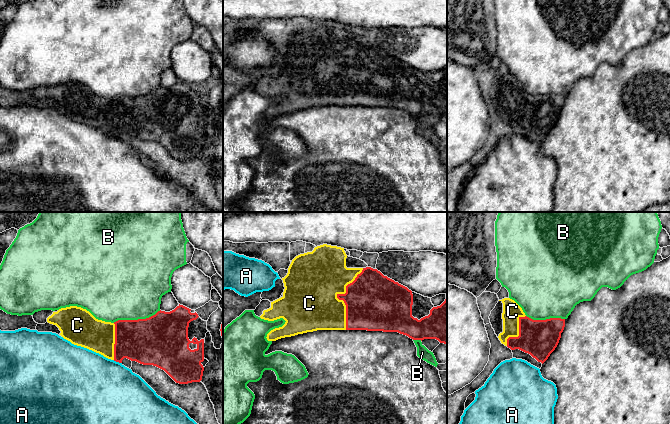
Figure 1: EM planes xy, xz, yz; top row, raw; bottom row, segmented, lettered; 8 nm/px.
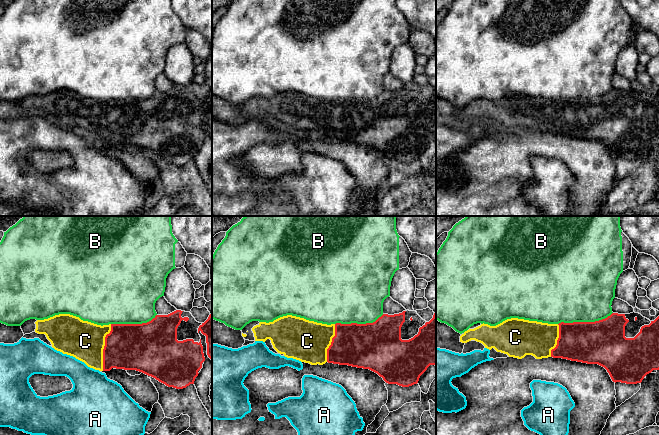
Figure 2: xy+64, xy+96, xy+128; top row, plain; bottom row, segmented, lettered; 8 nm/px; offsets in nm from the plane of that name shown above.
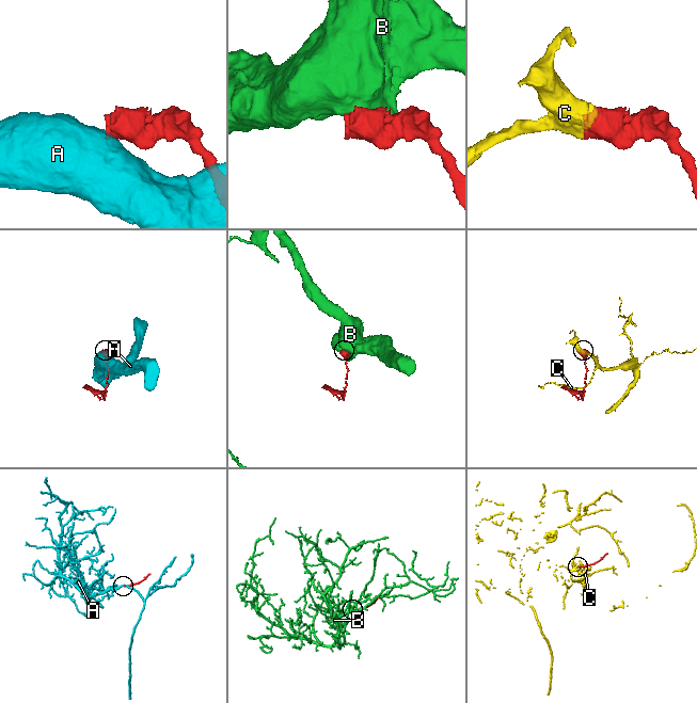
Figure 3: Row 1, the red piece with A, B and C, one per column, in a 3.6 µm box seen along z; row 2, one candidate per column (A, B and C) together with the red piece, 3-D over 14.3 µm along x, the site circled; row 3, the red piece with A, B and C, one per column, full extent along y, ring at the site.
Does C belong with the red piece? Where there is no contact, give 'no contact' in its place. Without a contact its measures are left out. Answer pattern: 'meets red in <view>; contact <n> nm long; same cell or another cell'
meets red in xz; contact 500 nm long; same cell

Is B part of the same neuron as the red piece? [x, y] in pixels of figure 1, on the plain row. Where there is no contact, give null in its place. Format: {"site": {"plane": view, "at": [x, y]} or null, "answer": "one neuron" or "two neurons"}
{"site": {"plane": "xy", "at": [136, 96]}, "answer": "two neurons"}

